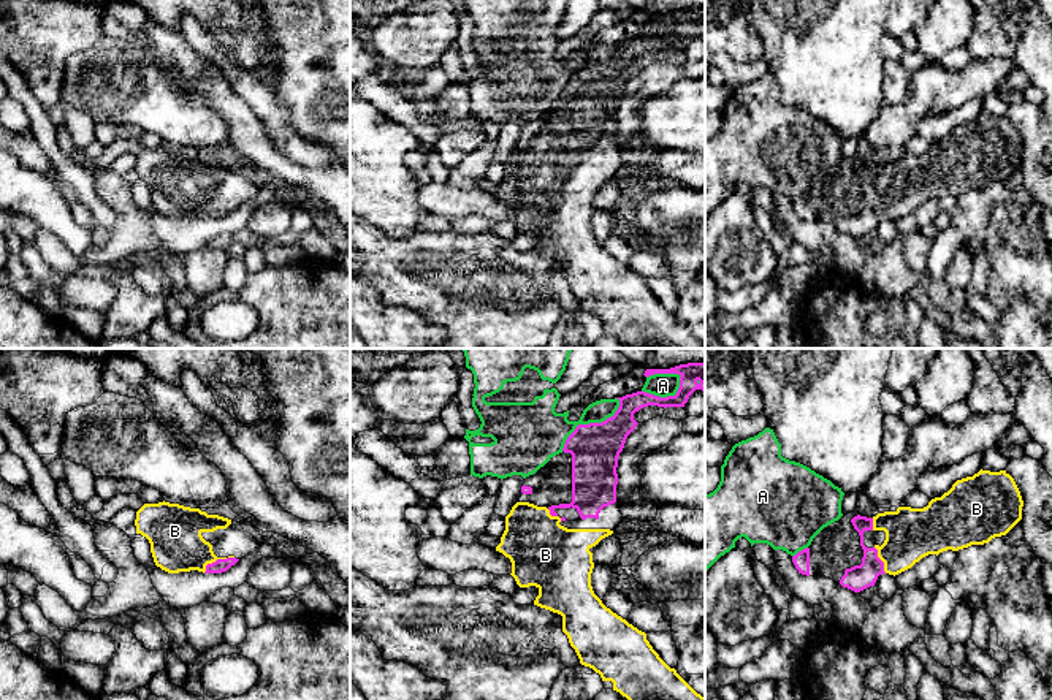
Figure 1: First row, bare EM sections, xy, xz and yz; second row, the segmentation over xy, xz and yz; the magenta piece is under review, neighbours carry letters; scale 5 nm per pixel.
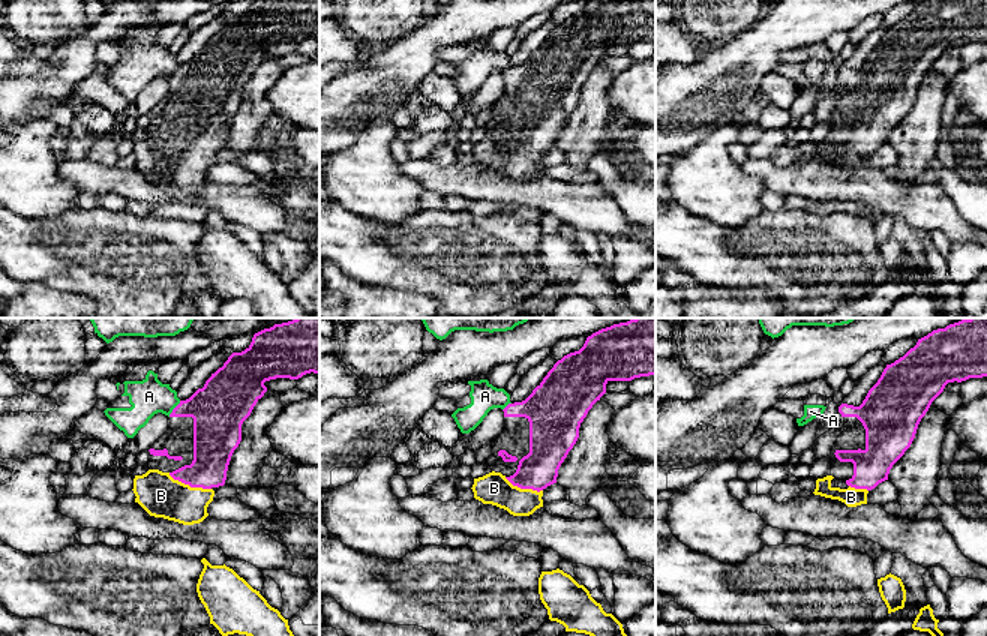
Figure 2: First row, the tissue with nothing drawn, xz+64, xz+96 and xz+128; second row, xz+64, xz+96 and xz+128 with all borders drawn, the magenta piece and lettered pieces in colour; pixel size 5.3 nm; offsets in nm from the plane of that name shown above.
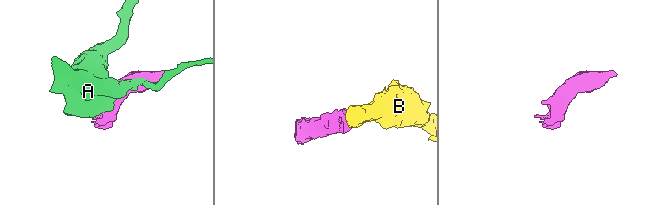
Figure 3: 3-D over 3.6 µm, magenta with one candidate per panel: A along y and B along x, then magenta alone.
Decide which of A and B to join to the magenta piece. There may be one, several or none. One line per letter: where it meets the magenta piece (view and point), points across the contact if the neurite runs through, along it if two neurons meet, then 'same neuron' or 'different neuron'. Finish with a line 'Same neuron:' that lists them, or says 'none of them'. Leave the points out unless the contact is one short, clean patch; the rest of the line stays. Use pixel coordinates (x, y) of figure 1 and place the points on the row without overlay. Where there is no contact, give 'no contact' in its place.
A: contact xz (667, 41); different neuron
B: contact xy (217, 205); way xy (219, 211), (217, 205), (203, 205), (176, 189); same neuron
Same neuron: B

